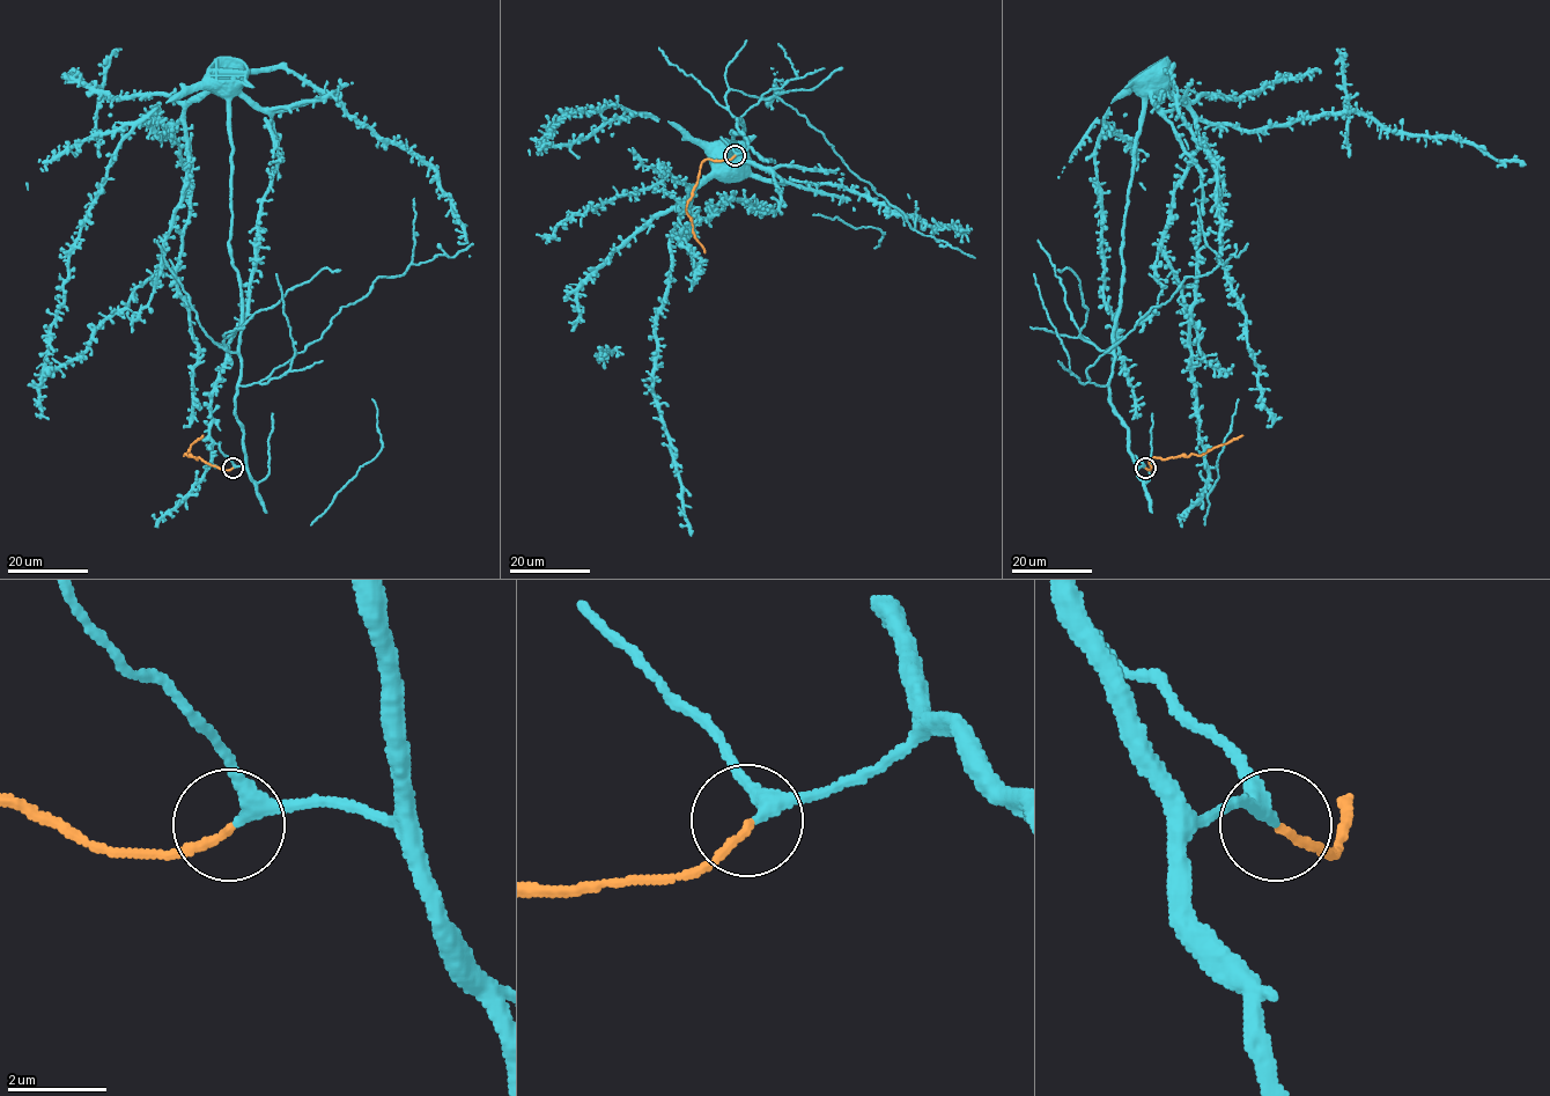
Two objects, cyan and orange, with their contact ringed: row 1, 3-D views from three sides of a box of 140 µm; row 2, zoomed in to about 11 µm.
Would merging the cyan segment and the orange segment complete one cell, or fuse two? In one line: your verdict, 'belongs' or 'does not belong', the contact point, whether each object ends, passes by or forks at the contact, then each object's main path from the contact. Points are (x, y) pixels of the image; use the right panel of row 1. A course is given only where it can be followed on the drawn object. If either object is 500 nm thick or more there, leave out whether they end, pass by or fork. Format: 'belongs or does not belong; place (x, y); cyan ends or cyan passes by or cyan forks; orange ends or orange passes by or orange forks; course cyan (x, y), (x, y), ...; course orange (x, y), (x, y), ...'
belongs; place (1145, 468); cyan passes by; orange ends; course cyan (1145, 468), (1129, 448), (1108, 381), (1134, 140), (1149, 94), (1202, 189), (1190, 344), (1208, 484), (1179, 514); course orange (1145, 468), (1150, 469), (1153, 457), (1202, 455), (1242, 435)

